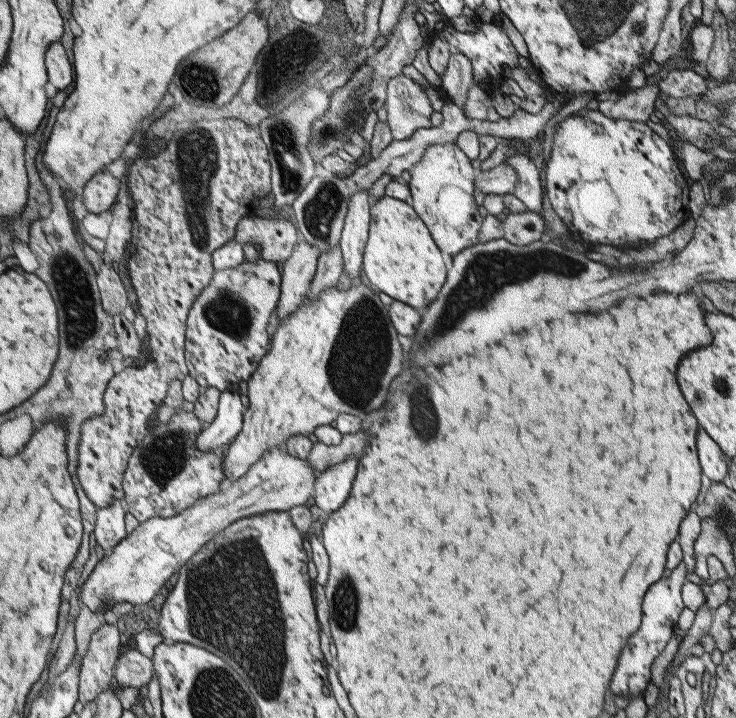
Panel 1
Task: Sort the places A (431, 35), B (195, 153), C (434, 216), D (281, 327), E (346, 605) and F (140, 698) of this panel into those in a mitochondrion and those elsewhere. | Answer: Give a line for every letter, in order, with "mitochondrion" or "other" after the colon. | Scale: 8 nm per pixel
A: other
B: mitochondrion
C: other
D: other
E: mitochondrion
F: other

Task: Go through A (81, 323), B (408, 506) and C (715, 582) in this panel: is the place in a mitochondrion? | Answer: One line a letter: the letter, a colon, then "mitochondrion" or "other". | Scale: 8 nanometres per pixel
A: mitochondrion
B: other
C: other

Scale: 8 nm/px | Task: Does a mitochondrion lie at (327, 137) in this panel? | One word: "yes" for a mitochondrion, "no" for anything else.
yes

